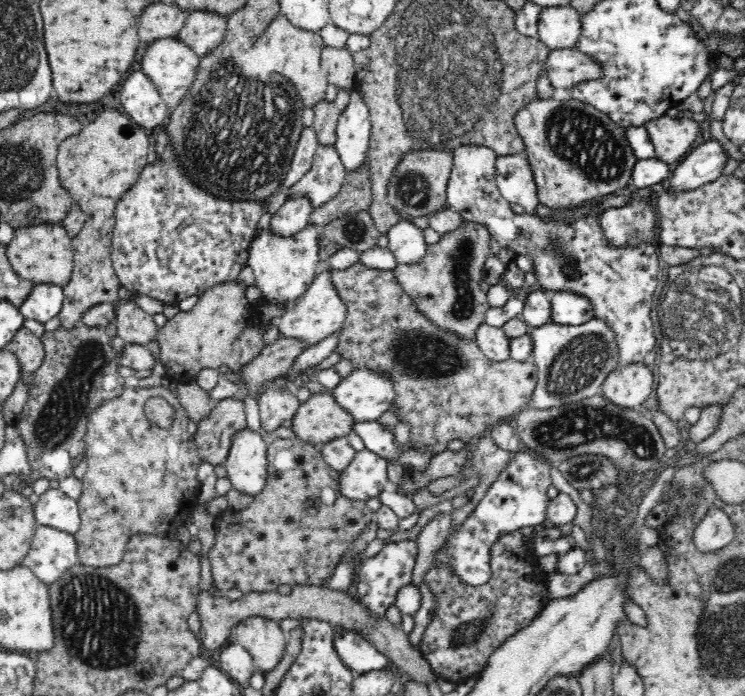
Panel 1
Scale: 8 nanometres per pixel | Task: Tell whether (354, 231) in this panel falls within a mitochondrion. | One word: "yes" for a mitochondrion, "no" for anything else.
yes

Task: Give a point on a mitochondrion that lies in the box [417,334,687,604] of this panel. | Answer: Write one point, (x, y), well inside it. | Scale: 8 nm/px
(581, 425)

